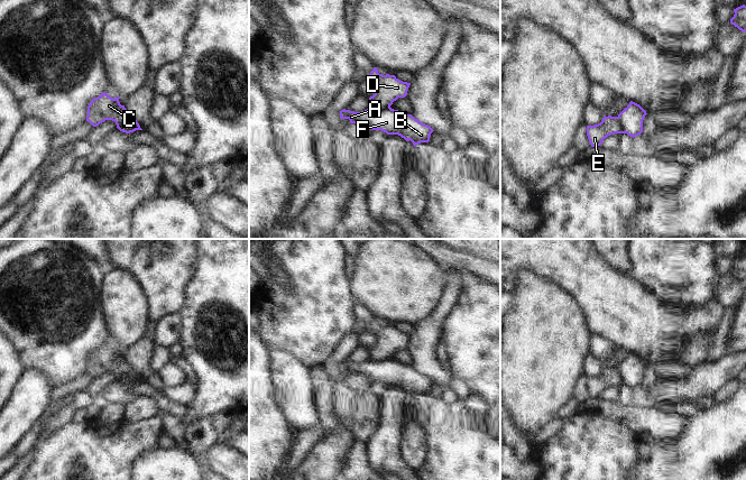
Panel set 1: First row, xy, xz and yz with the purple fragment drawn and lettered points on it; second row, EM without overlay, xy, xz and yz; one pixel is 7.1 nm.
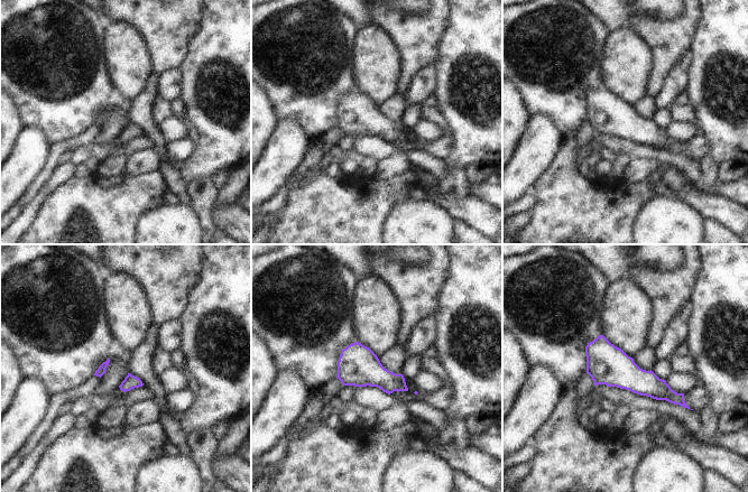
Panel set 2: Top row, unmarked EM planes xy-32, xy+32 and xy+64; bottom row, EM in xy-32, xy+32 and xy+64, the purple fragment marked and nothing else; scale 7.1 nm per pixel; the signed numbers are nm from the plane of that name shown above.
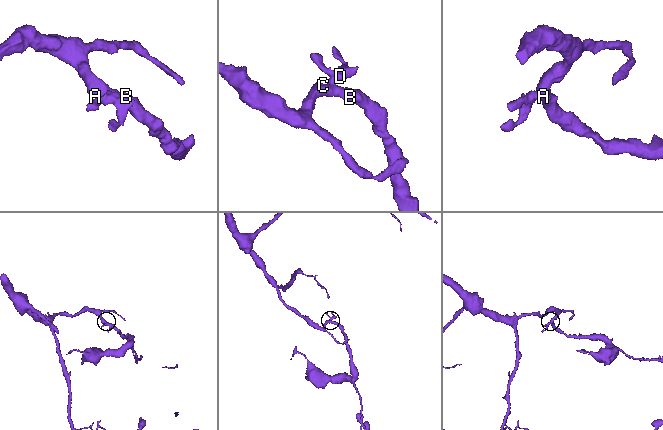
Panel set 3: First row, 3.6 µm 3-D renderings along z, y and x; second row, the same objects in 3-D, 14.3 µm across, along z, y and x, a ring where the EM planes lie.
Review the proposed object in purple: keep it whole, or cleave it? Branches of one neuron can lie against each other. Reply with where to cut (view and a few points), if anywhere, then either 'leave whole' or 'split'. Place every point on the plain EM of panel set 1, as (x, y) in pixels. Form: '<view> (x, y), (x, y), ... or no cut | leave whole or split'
xz (389, 357), (370, 359) | split

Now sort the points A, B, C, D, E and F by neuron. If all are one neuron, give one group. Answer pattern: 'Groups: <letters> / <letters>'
Groups: A B C F / D E

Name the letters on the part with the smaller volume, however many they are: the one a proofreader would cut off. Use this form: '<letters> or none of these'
D, E

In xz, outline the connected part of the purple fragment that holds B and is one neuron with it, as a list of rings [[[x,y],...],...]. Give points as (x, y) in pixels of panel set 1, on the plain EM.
[[[368,359],[361,363],[350,361],[340,362],[341,370],[349,370],[350,375],[359,375],[371,381],[381,381],[387,386],[398,386],[406,393],[411,391],[414,398],[421,394],[429,394],[434,382],[430,377],[422,375],[412,366],[406,366],[389,359]]]

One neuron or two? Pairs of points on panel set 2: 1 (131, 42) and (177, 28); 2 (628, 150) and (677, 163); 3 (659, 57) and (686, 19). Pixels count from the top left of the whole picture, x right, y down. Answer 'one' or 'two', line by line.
1: two
2: one
3: one

